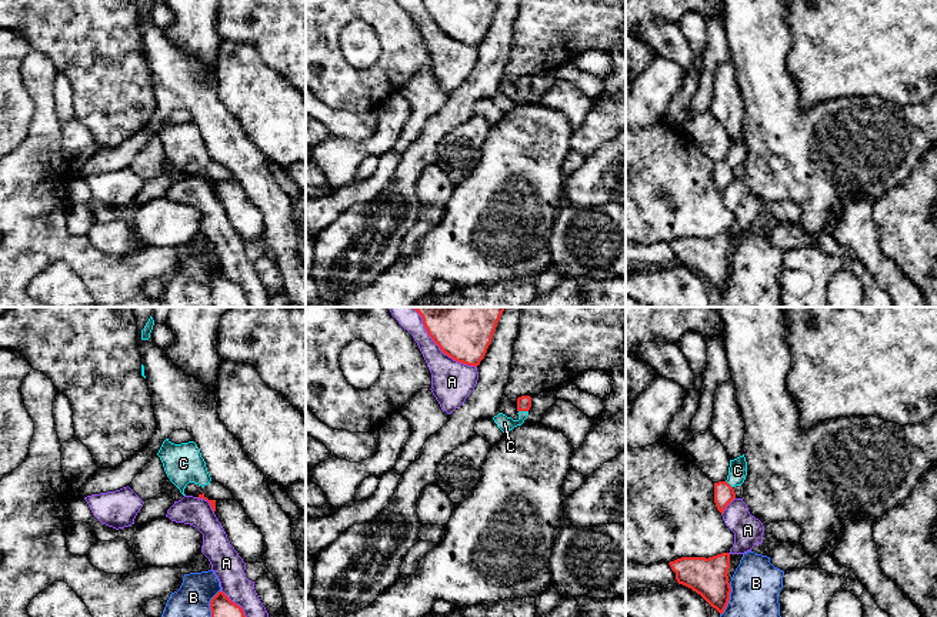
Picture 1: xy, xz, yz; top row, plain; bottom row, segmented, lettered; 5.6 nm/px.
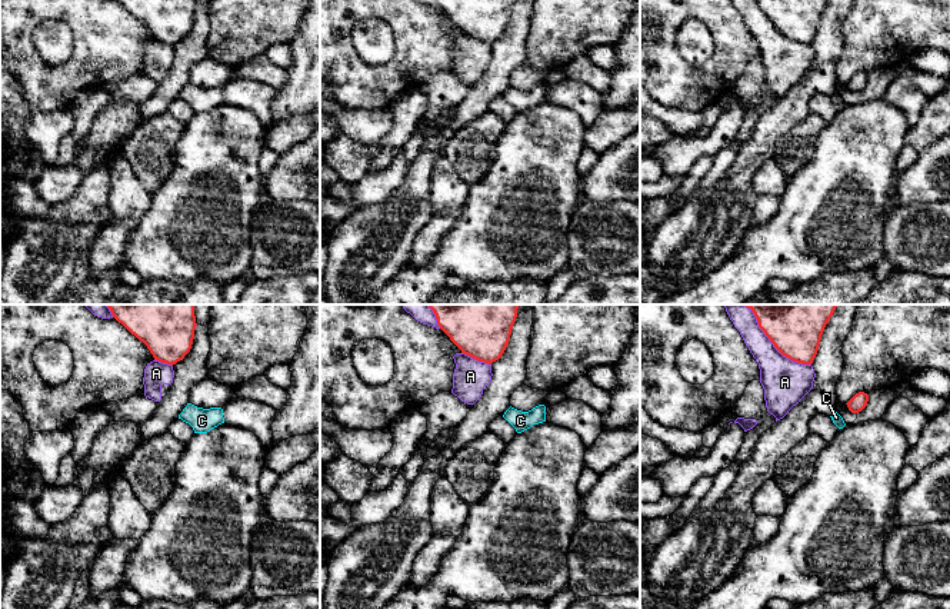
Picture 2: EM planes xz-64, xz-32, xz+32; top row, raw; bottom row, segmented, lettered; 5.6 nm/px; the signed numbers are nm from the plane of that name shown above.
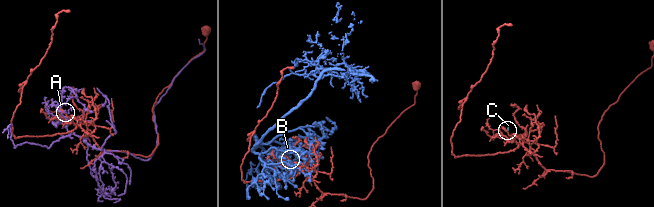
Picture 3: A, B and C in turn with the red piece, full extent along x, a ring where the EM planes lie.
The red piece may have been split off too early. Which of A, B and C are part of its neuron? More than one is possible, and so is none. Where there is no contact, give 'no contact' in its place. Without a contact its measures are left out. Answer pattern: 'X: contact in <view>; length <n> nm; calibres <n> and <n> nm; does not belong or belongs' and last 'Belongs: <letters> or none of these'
A: contact in xz; length 500 nm; calibres 460 and 240 nm; does not belong
B: contact in yz; length 190 nm; calibres 220 and 280 nm; does not belong
C: contact in xz; length 60 nm; calibres 80 and 90 nm; belongs
Belongs: C

